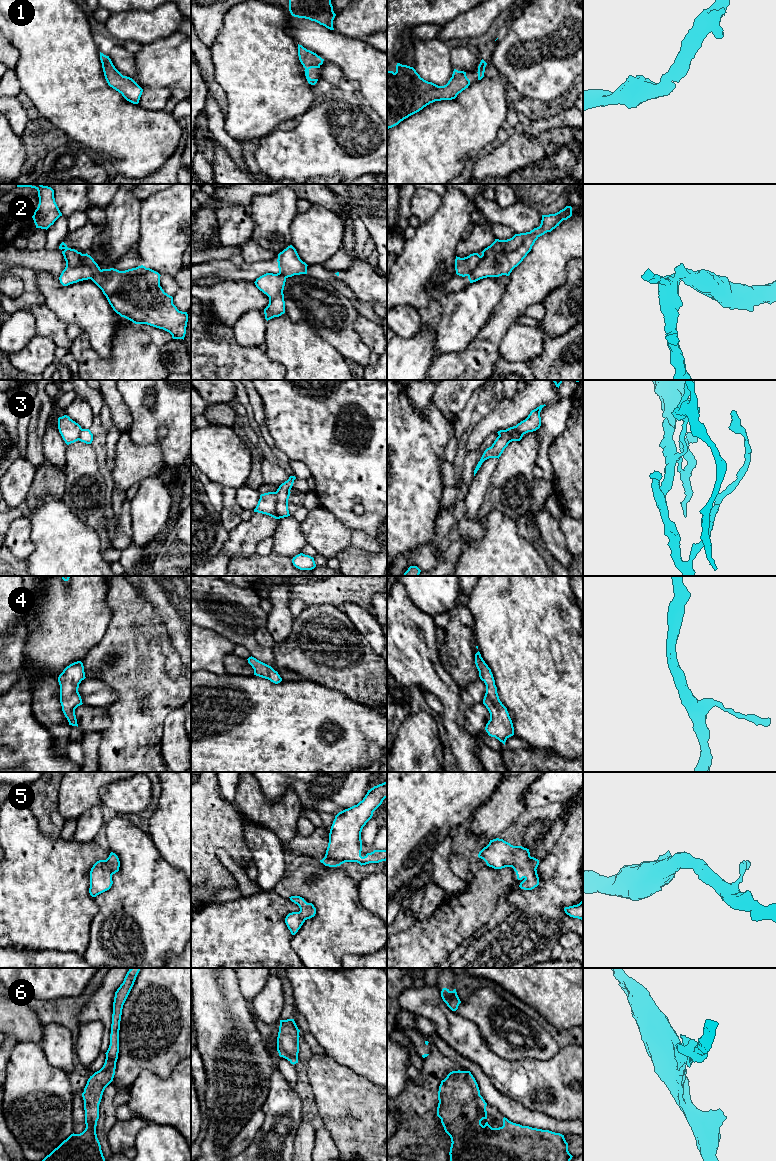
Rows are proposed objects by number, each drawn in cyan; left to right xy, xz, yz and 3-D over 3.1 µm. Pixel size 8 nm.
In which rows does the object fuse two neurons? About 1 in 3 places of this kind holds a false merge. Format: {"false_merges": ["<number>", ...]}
{"false_merges": ["2", "3"]}

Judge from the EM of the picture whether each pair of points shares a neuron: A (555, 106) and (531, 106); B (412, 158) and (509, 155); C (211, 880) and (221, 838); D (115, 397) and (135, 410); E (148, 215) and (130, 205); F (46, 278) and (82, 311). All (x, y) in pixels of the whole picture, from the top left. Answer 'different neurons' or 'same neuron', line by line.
A: same neuron
B: different neurons
C: same neuron
D: different neurons
E: different neurons
F: same neuron

